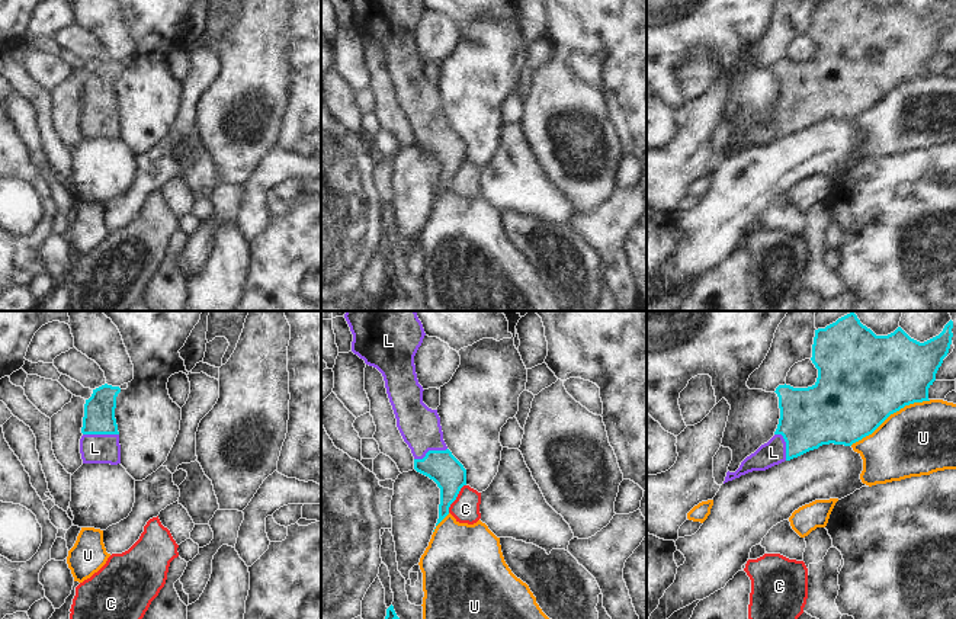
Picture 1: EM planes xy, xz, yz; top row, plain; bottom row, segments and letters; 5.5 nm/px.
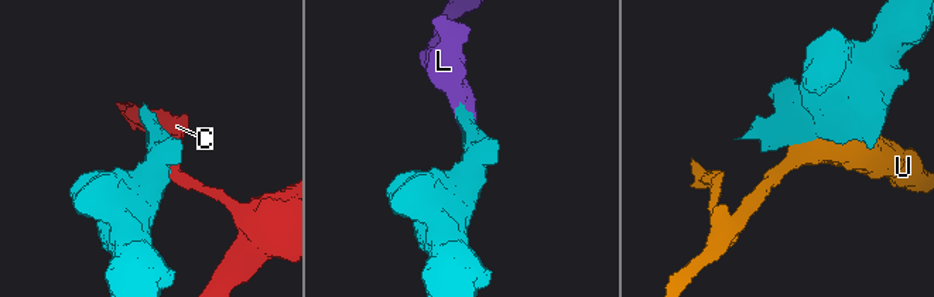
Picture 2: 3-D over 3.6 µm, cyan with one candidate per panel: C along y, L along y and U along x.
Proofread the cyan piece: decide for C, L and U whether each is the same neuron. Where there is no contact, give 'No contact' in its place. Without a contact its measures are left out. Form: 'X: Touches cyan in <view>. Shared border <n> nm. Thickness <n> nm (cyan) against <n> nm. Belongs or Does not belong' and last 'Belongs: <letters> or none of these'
C: Touches cyan in xz. Shared border 190 nm. Thickness 180 nm (cyan) against 160 nm. Does not belong
L: Touches cyan in xy. Shared border 200 nm. Thickness 180 nm (cyan) against 160 nm. Belongs
U: Touches cyan in yz. Shared border 500 nm. Thickness 500 nm (cyan) against 400 nm. Does not belong
Belongs: L.

